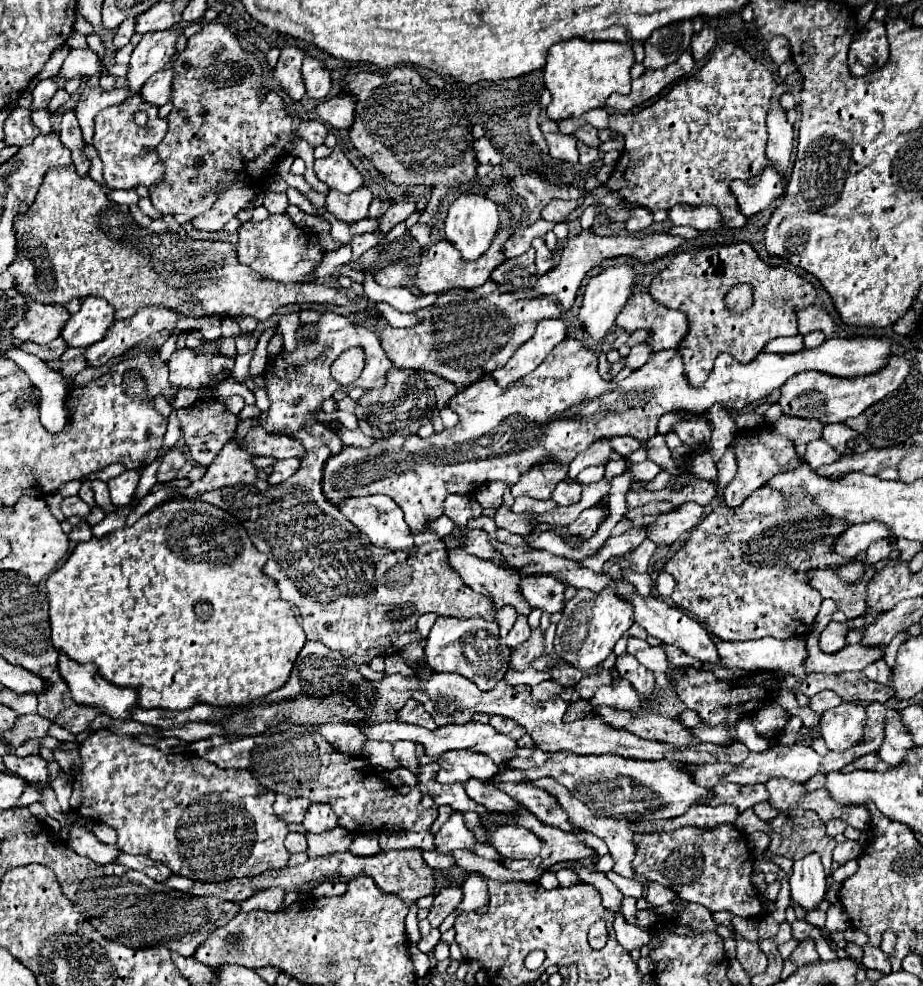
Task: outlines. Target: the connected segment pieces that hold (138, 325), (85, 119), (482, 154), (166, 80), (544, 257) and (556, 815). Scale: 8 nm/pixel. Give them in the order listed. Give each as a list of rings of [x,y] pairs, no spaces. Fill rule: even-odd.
[[[145,306],[133,318],[115,322],[107,330],[105,338],[91,344],[83,356],[89,366],[103,366],[111,358],[123,356],[127,350],[131,350],[135,344],[139,344],[155,332],[173,332],[177,318],[179,316],[173,310],[161,306]]]
[[[85,86],[79,92],[77,104],[75,104],[75,116],[79,120],[79,126],[83,130],[83,140],[87,144],[93,144],[93,126],[95,126],[93,120],[95,120],[95,116],[107,106],[121,104],[125,98],[127,98],[125,88],[107,92],[101,86]]]
[[[481,138],[481,140],[475,140],[475,152],[477,152],[477,160],[479,164],[501,164],[501,154],[499,150],[491,144],[491,140],[487,138]]]
[[[161,70],[153,74],[145,86],[141,88],[141,100],[147,104],[153,104],[161,108],[163,104],[169,102],[171,96],[171,82],[173,82],[173,72],[171,70]]]
[[[537,238],[533,242],[533,248],[537,250],[537,276],[543,276],[553,266],[553,252],[547,248],[545,240],[541,240],[541,238]]]
[[[497,784],[503,792],[507,792],[511,798],[517,798],[533,816],[537,816],[537,820],[541,824],[547,826],[557,826],[565,832],[583,832],[581,828],[573,826],[565,814],[565,810],[561,808],[561,804],[557,802],[557,798],[553,798],[547,790],[537,788],[533,784]]]

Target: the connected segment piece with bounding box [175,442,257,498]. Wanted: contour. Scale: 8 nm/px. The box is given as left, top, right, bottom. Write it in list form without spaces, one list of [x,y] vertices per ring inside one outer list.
[[[227,442],[213,460],[213,466],[207,466],[201,480],[191,482],[187,488],[175,488],[175,496],[197,498],[209,490],[217,490],[233,484],[253,484],[257,480],[257,470],[251,464],[251,454],[247,454],[237,442]]]

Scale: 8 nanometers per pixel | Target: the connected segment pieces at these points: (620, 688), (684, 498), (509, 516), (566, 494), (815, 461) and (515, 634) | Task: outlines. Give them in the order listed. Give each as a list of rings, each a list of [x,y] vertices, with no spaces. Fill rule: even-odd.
[[[611,670],[615,686],[603,686],[597,690],[597,694],[591,698],[591,704],[595,706],[615,706],[615,708],[625,708],[625,710],[639,710],[639,696],[633,690],[633,686],[623,680],[615,670]]]
[[[699,480],[693,484],[693,488],[685,486],[679,492],[667,492],[665,490],[665,500],[669,500],[673,506],[679,506],[685,502],[699,502],[701,506],[707,506],[715,498],[715,494],[717,494],[717,490],[715,490],[713,482]]]
[[[501,506],[501,508],[497,508],[495,524],[497,524],[497,528],[505,528],[509,532],[521,534],[523,538],[529,538],[529,534],[535,530],[535,526],[529,524],[529,518],[531,518],[531,514],[515,514],[507,506]]]
[[[559,482],[551,494],[551,500],[558,506],[571,506],[581,500],[581,484],[579,482]]]
[[[813,440],[813,442],[809,442],[807,452],[805,452],[805,460],[809,462],[811,468],[819,468],[819,466],[823,466],[823,464],[831,464],[831,462],[835,462],[837,458],[841,458],[841,456],[837,454],[837,450],[833,450],[833,446],[829,446],[829,444],[823,442],[823,440]]]
[[[519,616],[517,622],[515,622],[515,626],[513,626],[513,630],[505,638],[505,642],[507,642],[507,646],[517,646],[517,644],[523,644],[529,636],[531,636],[531,628],[527,624],[527,618]]]

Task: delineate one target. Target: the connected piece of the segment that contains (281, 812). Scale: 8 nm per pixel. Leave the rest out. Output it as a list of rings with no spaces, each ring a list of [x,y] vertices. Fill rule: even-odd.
[[[277,794],[277,800],[273,804],[275,814],[283,820],[283,822],[297,822],[301,824],[305,818],[305,810],[309,810],[311,802],[305,798],[289,798],[283,794]]]

